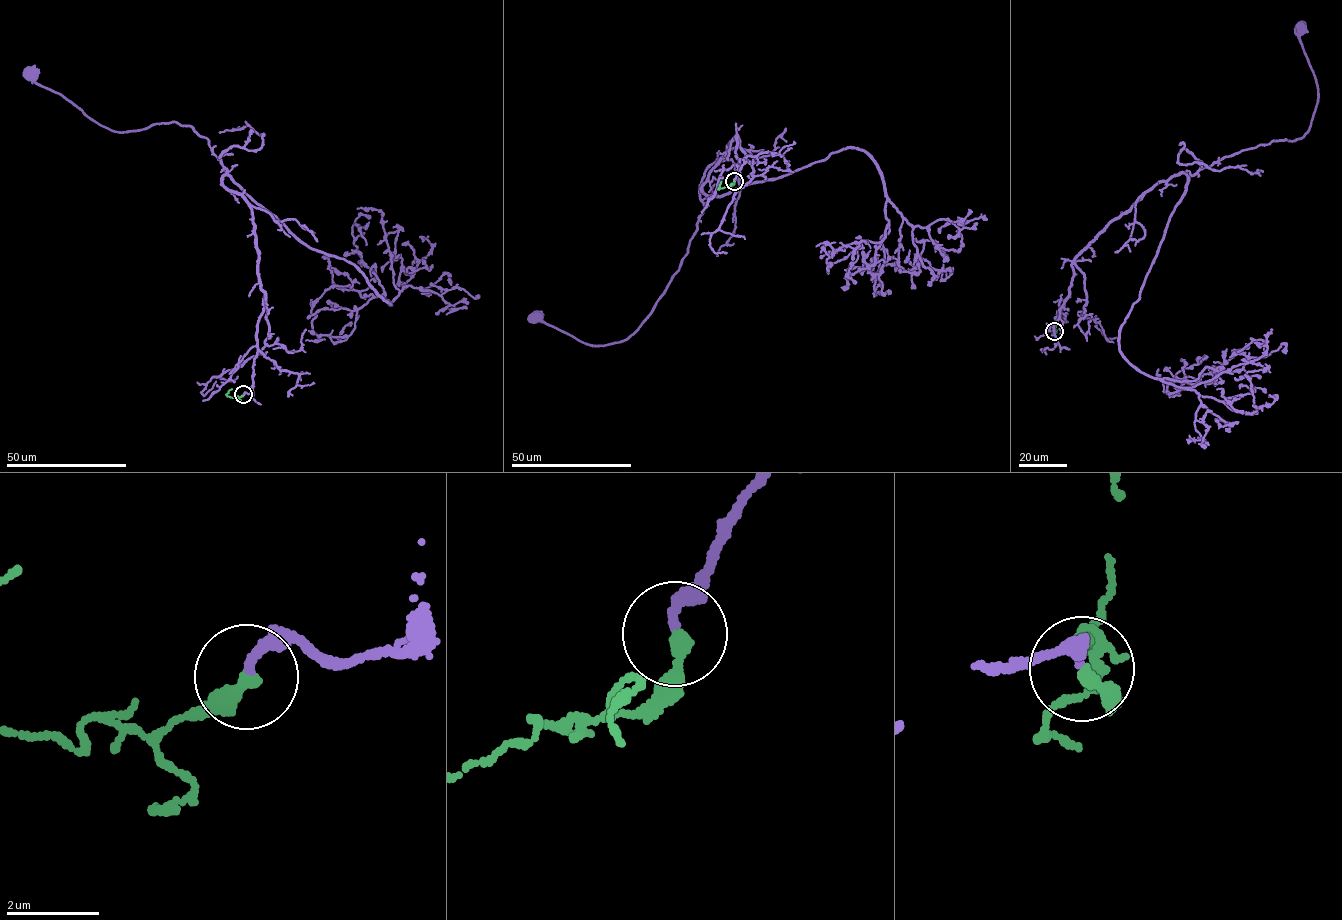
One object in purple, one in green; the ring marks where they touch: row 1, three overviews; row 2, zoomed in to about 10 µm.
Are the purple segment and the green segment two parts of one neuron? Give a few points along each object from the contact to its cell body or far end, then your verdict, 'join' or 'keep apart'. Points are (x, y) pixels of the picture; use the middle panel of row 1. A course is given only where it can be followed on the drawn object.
course purple (733, 181), (737, 134), (702, 187), (713, 197), (865, 152), (885, 234), (842, 246), (827, 269), (858, 245); course green (733, 181), (719, 189), (721, 181); join

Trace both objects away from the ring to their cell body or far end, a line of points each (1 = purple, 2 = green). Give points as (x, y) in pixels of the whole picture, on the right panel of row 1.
1: (1054, 330), (1074, 258), (1183, 173), (1119, 350), (1150, 376), (1195, 384), (1169, 394), (1200, 361)
2: (1054, 330), (1054, 318)

